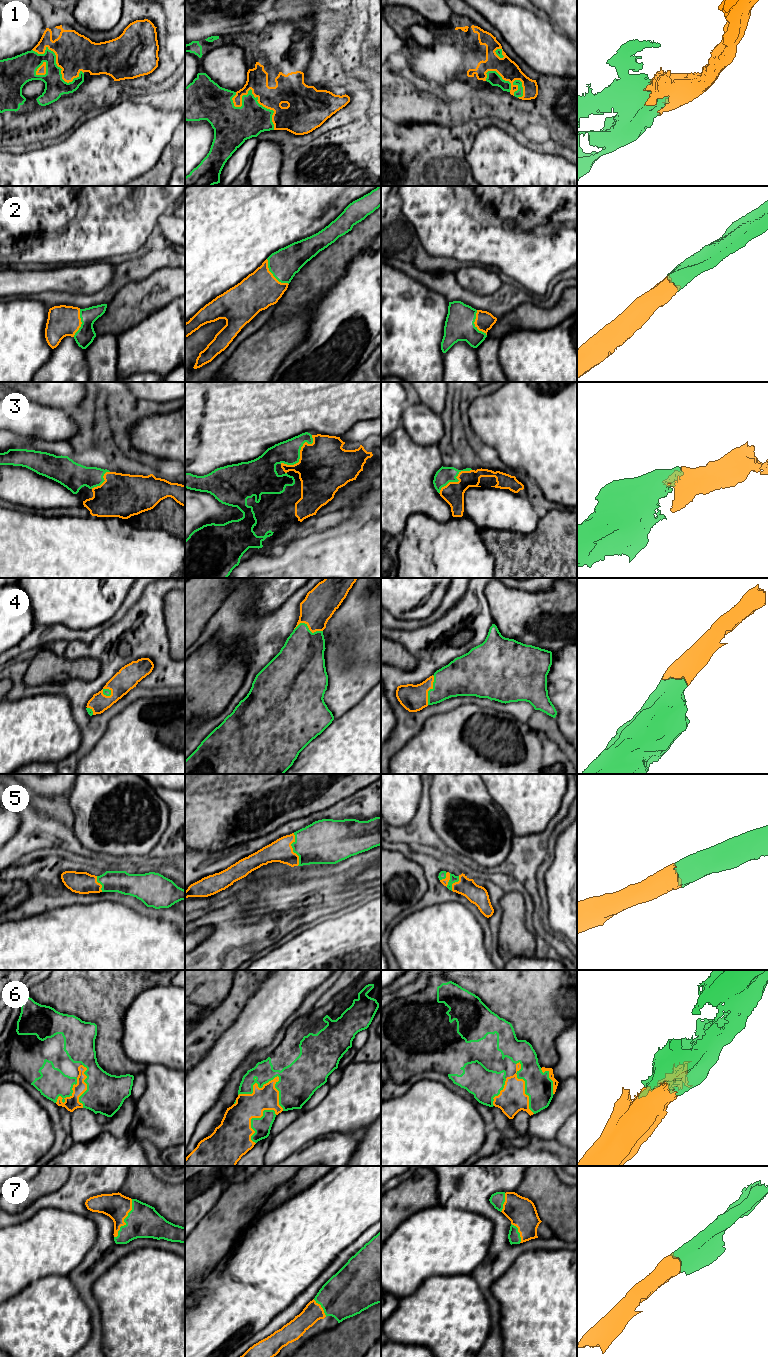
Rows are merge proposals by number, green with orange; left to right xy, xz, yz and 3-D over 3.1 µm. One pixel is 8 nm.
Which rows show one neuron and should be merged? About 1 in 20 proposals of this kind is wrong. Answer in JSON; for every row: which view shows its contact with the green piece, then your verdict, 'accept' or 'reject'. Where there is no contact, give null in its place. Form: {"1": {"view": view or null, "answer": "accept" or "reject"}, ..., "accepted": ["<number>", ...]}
{"1": {"view": "xz", "answer": "accept"}, "2": {"view": "xz", "answer": "accept"}, "3": {"view": "xz", "answer": "accept"}, "4": {"view": "xz", "answer": "accept"}, "5": {"view": "xz", "answer": "accept"}, "6": {"view": "xz", "answer": "accept"}, "7": {"view": "xy", "answer": "accept"}, "accepted": ["1", "2", "3", "4", "5", "6", "7"]}

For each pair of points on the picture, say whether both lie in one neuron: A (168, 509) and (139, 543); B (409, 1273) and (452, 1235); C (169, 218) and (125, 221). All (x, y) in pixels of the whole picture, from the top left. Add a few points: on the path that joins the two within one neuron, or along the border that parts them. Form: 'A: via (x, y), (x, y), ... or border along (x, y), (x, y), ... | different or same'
A: border along (129, 522), (143, 528), (160, 528), (174, 536) | different
B: via (420, 1262), (441, 1241) | same
C: border along (170, 210), (158, 219), (157, 225) | different

